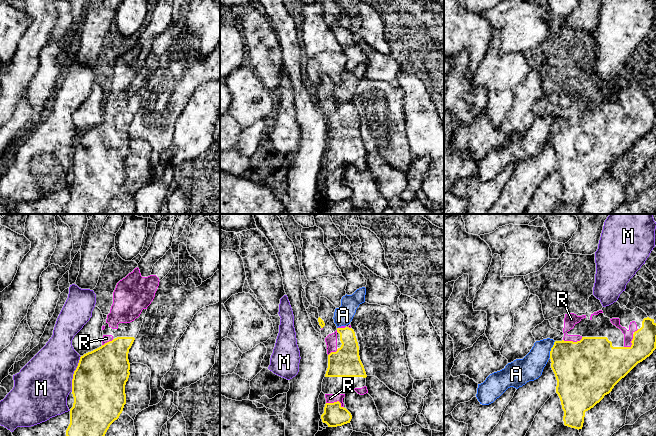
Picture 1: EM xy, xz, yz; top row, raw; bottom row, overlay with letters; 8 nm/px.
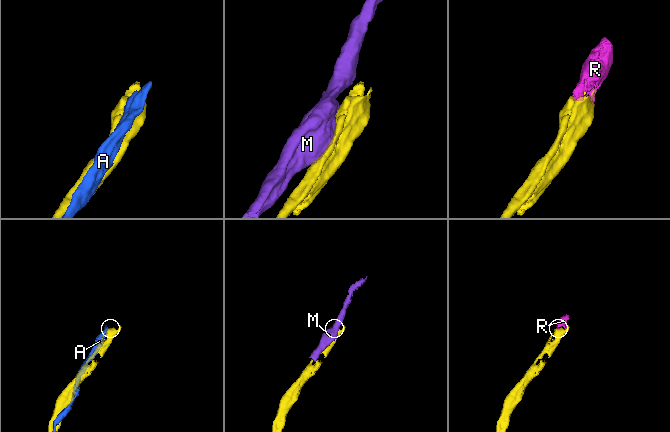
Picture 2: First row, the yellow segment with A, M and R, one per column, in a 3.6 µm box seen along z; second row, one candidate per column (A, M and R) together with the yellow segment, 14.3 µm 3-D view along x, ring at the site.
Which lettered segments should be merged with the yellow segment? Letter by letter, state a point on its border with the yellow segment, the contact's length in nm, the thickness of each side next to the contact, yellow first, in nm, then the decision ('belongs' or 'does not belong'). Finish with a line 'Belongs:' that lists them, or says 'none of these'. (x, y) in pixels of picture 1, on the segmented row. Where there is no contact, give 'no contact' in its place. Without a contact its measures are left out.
A: contact yz (551, 349); length 140 nm; calibres 380 and 200 nm; does not belong
M: contact xy (73, 374); length 300 nm; calibres 440 and 420 nm; does not belong
R: contact xz (335, 402); length 150 nm; calibres 180 and 80 nm; belongs
Belongs: R

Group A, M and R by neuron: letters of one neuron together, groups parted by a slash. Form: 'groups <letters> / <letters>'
groups A / M / R

